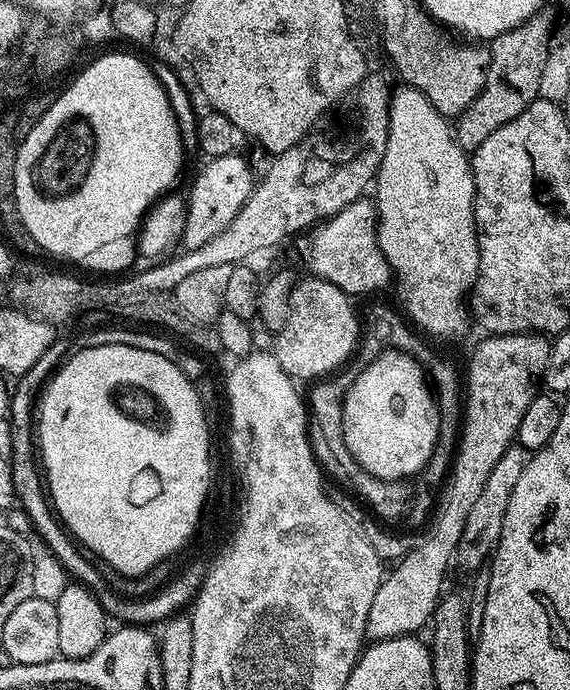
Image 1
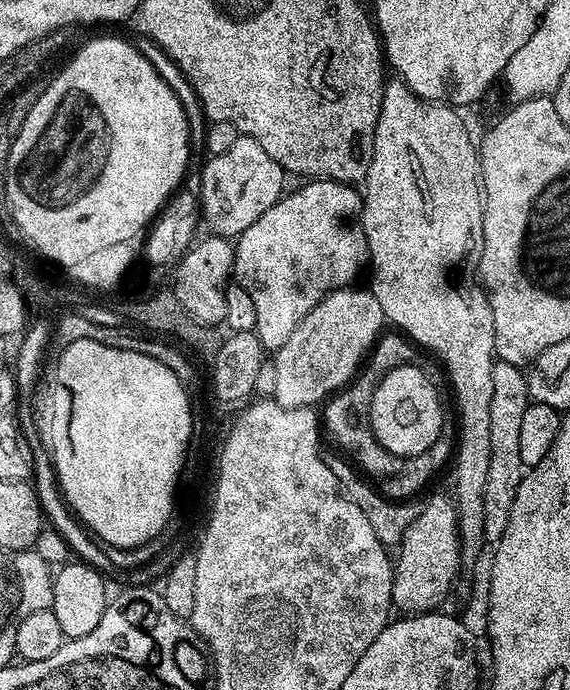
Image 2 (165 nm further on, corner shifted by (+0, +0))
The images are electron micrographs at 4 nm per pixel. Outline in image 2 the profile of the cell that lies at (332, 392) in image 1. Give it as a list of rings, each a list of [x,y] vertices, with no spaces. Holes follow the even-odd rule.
[[[381,335],[376,340],[359,375],[348,381],[335,394],[327,397],[326,403],[323,405],[325,408],[324,416],[322,412],[322,428],[327,435],[328,432],[332,435],[333,442],[341,448],[337,449],[365,477],[371,478],[373,481],[380,480],[380,484],[378,483],[379,491],[383,492],[389,500],[408,502],[416,498],[412,496],[418,495],[431,482],[432,475],[444,463],[446,463],[445,465],[449,463],[454,452],[454,436],[453,433],[451,436],[451,431],[448,430],[441,432],[440,437],[434,442],[434,446],[430,446],[425,452],[417,456],[399,456],[390,450],[386,450],[378,442],[378,438],[372,433],[372,417],[370,415],[372,411],[372,395],[376,385],[384,377],[386,365],[389,362],[408,362],[413,359],[413,345],[403,335],[386,335]]]

